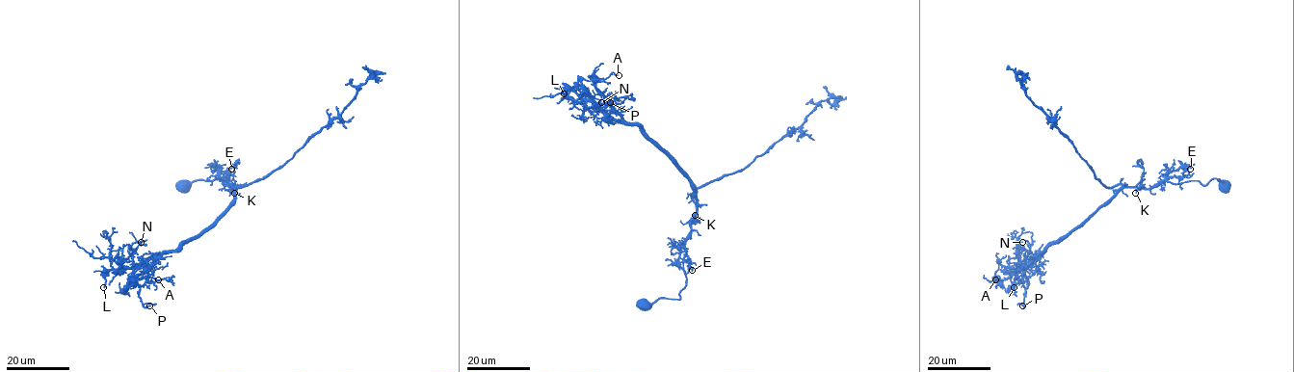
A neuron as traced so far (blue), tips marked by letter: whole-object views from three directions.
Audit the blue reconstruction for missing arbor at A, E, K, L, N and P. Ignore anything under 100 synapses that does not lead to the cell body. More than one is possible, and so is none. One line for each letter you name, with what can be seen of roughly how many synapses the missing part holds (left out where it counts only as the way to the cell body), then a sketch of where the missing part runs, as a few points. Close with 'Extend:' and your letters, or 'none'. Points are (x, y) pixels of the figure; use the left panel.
Extend: none

